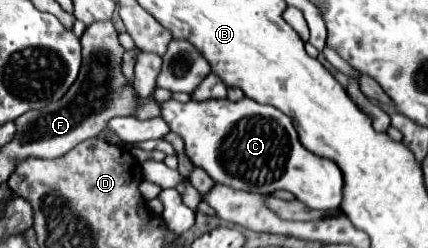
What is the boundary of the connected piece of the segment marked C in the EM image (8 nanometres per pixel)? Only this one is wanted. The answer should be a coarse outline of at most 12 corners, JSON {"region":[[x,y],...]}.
{"region":[[169,100],[161,118],[215,182],[337,210],[343,174],[287,114]]}

